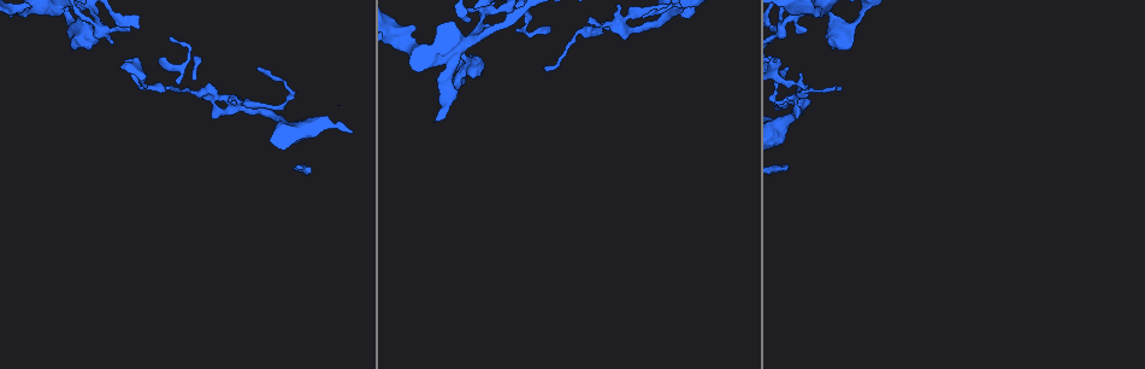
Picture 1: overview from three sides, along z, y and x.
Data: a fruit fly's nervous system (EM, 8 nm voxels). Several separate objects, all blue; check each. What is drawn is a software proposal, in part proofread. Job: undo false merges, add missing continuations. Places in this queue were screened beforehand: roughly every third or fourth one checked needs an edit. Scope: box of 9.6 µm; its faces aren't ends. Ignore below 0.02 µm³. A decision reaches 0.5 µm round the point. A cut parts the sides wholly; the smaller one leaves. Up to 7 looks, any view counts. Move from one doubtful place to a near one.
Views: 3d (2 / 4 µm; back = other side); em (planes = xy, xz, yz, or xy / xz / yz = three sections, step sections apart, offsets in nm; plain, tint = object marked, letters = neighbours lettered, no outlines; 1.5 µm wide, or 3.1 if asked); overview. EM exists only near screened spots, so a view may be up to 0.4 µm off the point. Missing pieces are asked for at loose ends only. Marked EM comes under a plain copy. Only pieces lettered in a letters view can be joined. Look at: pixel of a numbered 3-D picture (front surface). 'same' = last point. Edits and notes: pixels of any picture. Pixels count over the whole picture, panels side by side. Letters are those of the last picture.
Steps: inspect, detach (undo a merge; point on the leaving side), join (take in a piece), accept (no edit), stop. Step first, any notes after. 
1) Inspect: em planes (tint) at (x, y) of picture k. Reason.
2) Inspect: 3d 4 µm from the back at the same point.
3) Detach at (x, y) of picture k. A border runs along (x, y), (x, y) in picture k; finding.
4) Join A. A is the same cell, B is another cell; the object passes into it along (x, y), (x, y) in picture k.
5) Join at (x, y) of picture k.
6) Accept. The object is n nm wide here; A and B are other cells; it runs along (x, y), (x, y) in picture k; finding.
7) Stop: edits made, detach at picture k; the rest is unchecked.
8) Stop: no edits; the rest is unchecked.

Inspect: em planes (letters) at (547, 70) of picture 1. Tapers out.

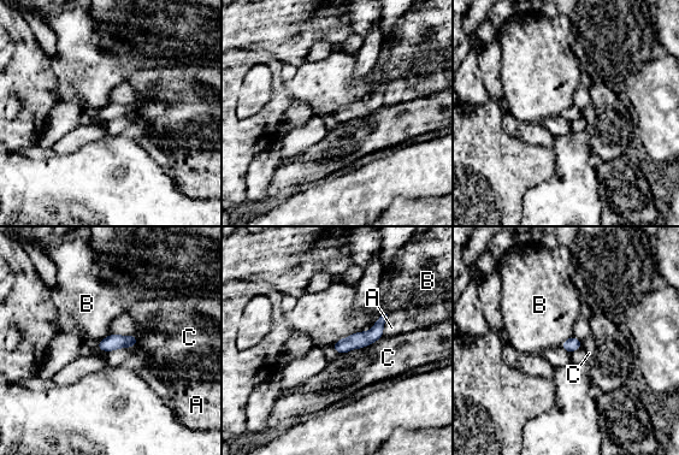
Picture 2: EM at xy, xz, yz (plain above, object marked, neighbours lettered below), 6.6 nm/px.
Accept. A, B and C are other cells; no lettered piece goes on from it.

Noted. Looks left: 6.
Inspect: 3d 2 µm at (789, 67) of picture 1. Thin end.

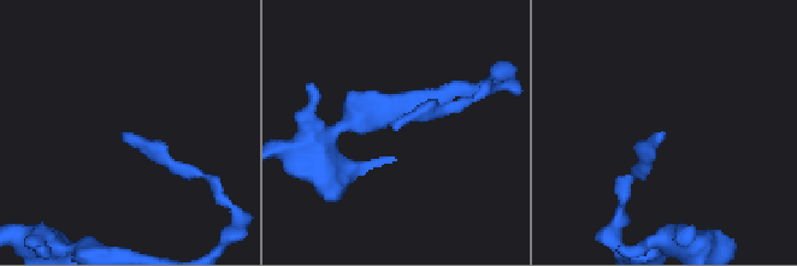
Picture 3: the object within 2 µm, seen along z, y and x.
Inspect: em planes (letters) at (126, 134) of picture 3. Need the tissue.

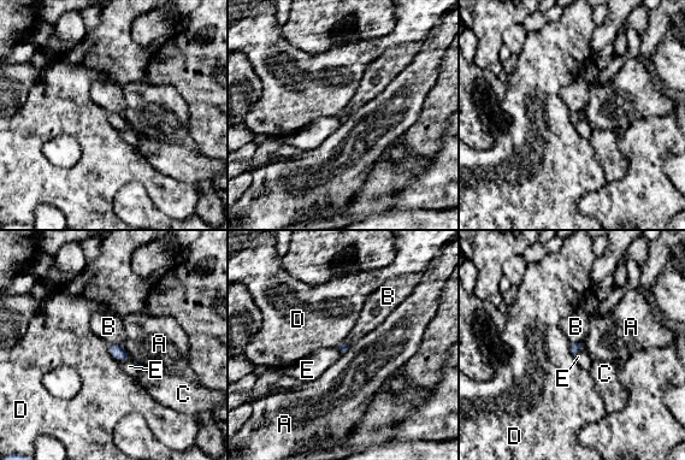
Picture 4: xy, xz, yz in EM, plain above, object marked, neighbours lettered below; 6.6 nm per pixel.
Accept. A, B, C, D and E are other cells; a border runs along (108, 343), (120, 344) in picture 4; none of them fits.

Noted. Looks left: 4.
Inspect: 3d 4 µm at (810, 12) of picture 1. Thick turns thin.

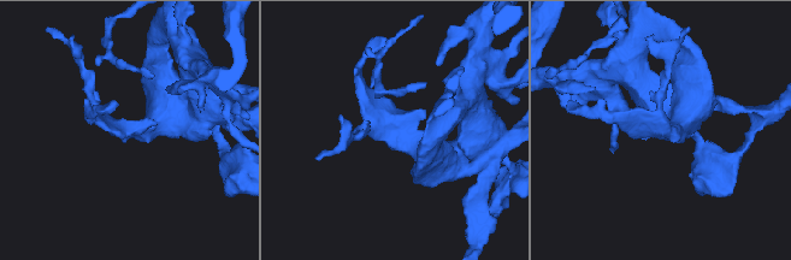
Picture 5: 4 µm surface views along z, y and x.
Inspect: em xy step 4 (letters) at (400, 137) of picture 5. The arms are 170, 480 nm wide; shape alone is not enough.

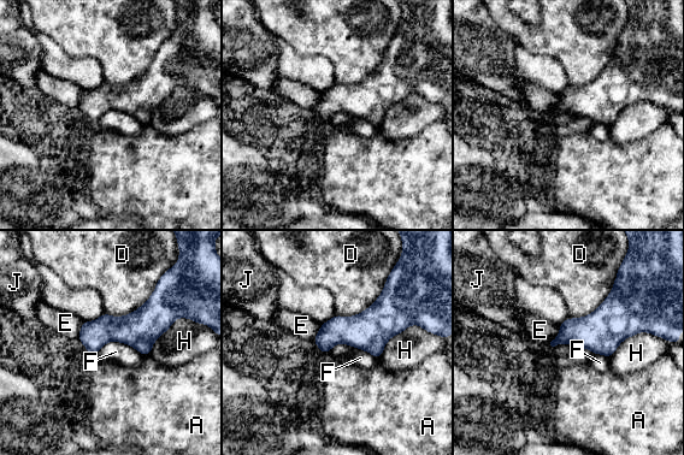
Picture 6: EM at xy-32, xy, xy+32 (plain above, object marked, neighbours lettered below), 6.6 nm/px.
Accept. The object is 180 nm wide here; A, D, E, F, H and J are other cells; a border runs along (559, 325), (559, 332), (549, 343) in picture 6; all the same neuron.

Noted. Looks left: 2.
Stop: no edits; the rest is unchecked.

